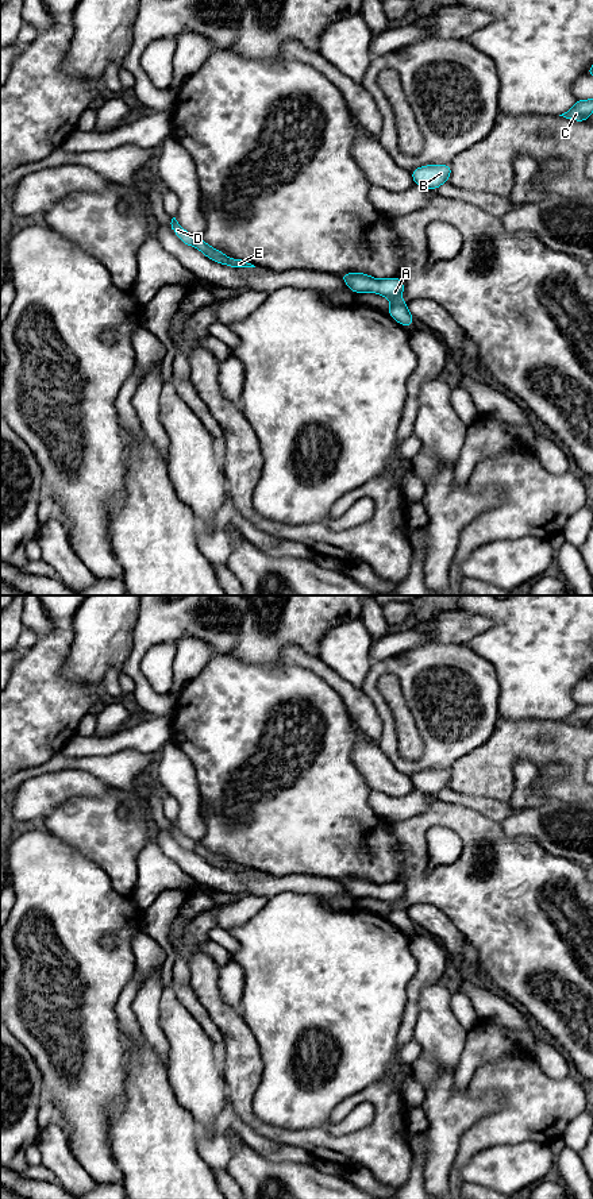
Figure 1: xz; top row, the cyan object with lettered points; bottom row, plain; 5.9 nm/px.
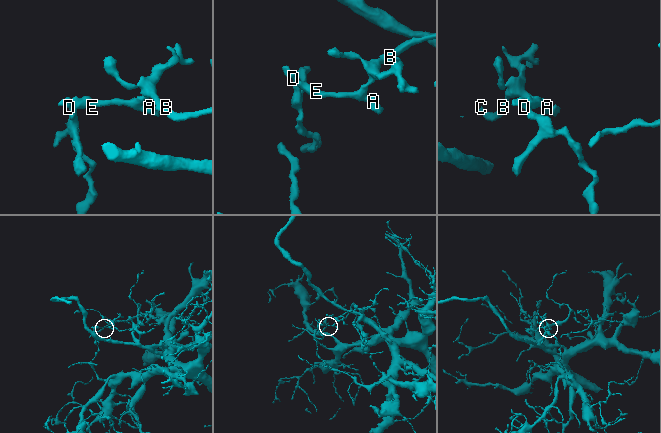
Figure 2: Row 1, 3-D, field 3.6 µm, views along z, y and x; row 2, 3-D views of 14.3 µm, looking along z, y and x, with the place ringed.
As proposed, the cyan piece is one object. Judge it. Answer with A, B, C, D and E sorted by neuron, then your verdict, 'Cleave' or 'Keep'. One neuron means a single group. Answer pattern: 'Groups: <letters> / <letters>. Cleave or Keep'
Groups: A B C E / D. Cleave

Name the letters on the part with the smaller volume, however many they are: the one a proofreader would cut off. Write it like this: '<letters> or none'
D

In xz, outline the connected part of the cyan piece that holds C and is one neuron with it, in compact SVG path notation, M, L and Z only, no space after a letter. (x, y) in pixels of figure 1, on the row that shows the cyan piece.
M588 99L588 100L577 100L575 104L569 111L566 111L559 116L575 122L586 122L592 113L593 113L593 99Z

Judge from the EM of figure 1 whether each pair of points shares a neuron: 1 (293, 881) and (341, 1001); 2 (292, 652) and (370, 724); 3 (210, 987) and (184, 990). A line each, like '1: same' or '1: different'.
1: different
2: same
3: different

